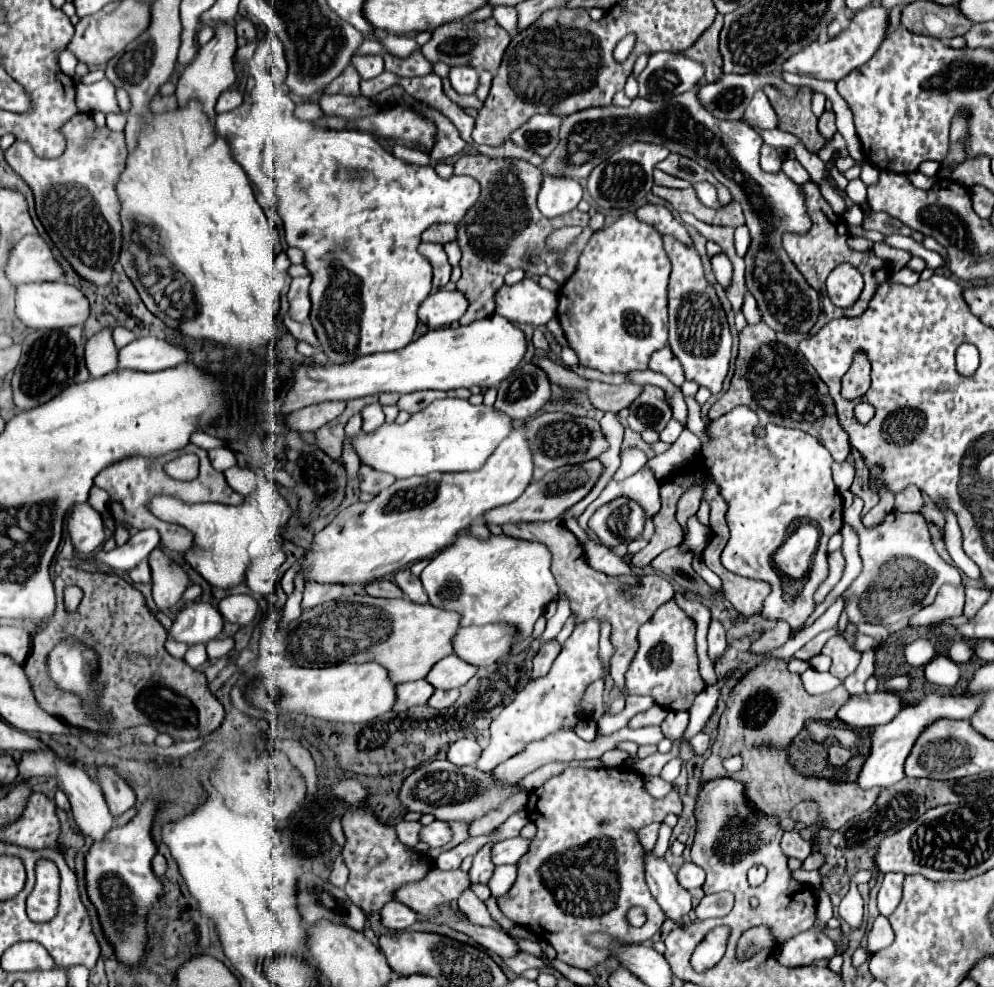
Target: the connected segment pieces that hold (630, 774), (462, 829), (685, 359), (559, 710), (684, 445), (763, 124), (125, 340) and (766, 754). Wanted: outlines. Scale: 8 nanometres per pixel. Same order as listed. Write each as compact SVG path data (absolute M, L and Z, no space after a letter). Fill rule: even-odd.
M566 768L530 794L528 812L538 832L532 838L524 858L518 862L518 878L514 886L496 900L506 918L524 926L526 930L532 930L534 936L550 942L558 960L584 970L590 970L594 964L608 958L608 954L590 948L584 936L606 930L626 944L640 944L650 940L660 930L666 914L660 910L660 906L656 906L656 900L648 890L644 880L644 850L638 846L638 838L632 830L652 822L662 822L670 812L680 814L682 800L676 790L672 790L664 800L654 800L644 790L644 778L630 768ZM634 906L640 906L646 914L646 922L640 928L630 926L626 920L628 910Z
M448 822L448 824L452 828L452 842L448 842L448 846L444 846L444 850L454 848L456 844L468 840L468 830L470 830L472 822Z
M664 236L664 250L672 262L670 286L668 286L668 312L670 312L670 350L680 360L684 378L696 382L700 388L708 388L712 396L722 390L722 382L728 374L732 334L726 314L714 288L704 276L704 266L696 248L688 248L674 236Z
M588 620L576 626L572 636L564 644L564 650L554 660L550 672L544 678L538 678L536 682L528 684L522 692L518 692L516 698L500 712L500 716L492 720L490 744L476 762L478 770L484 772L494 770L504 760L522 752L528 742L540 740L550 732L564 728L574 730L576 722L584 718L584 712L580 708L580 698L586 686L594 680L604 678L604 664L598 658L598 638L600 638L598 620Z
M684 430L668 452L664 452L656 458L650 458L646 466L654 472L654 476L658 480L662 480L666 476L676 474L676 470L684 468L698 454L700 454L700 438L694 436L690 430Z
M758 90L746 110L746 116L744 116L744 122L748 126L756 126L760 130L772 130L772 128L778 128L778 118L776 118L776 112L770 104L770 100L766 98L766 94L762 90Z
M124 326L114 328L114 344L116 344L118 348L122 348L124 344L130 344L132 340L134 340L134 334L132 334L128 328L124 328Z
M786 622L776 624L776 628L766 630L758 640L754 640L750 652L764 654L764 662L756 668L752 668L732 690L726 710L720 718L720 728L716 742L712 746L710 758L702 766L702 778L700 786L704 786L710 780L718 778L732 778L744 784L744 796L750 800L752 808L764 814L776 814L780 818L780 826L788 826L788 814L800 800L812 800L818 806L818 816L824 820L824 828L838 830L844 826L850 818L862 814L868 810L878 794L880 788L872 790L860 790L856 784L836 784L824 778L806 778L798 774L790 764L784 748L792 742L792 738L804 728L809 720L832 720L836 717L838 706L846 703L846 688L838 686L836 690L820 696L812 696L804 690L802 680L798 674L790 674L786 670L786 662L766 656L768 650L782 646L790 638L790 626ZM728 754L740 754L744 764L740 772L726 774L722 760L728 758Z

